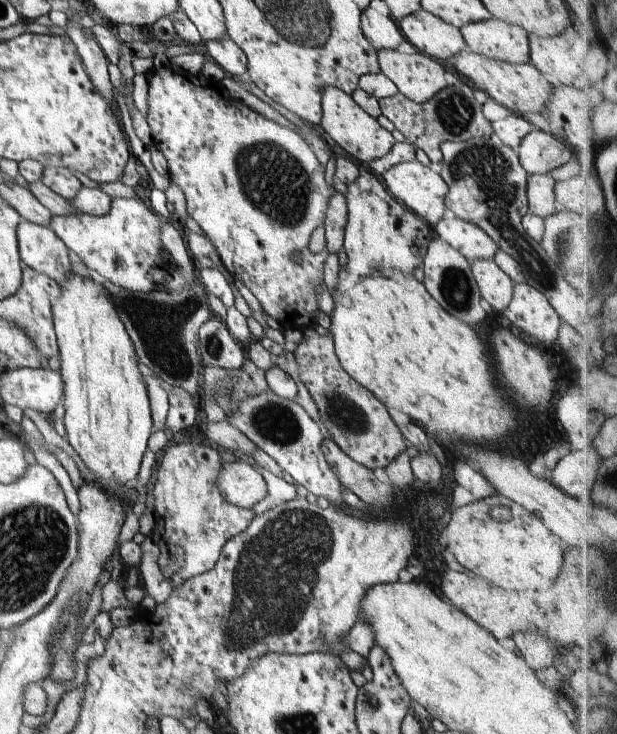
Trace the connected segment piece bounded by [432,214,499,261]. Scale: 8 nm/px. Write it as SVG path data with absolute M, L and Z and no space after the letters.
M447 214L432 228L436 237L453 246L466 258L493 259L499 246L474 223Z

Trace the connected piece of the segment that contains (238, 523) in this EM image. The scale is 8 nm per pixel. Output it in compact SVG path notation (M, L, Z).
M196 442L173 444L164 451L158 478L152 490L155 500L155 527L151 539L158 545L158 564L163 575L169 580L173 588L179 587L185 580L212 570L221 556L222 547L237 534L246 530L256 516L255 510L239 507L228 502L217 485L220 469L224 462L220 459L216 448L207 447Z

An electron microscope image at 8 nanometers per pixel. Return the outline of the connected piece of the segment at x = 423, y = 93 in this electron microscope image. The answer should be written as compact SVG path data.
M398 49L377 51L381 71L398 87L400 93L422 104L446 85L445 69L421 51L405 54Z

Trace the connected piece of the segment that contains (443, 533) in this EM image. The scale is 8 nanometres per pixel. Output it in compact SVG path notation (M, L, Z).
M498 492L452 508L448 525L440 528L440 540L466 570L504 590L546 588L562 566L562 546L556 535L535 514Z

